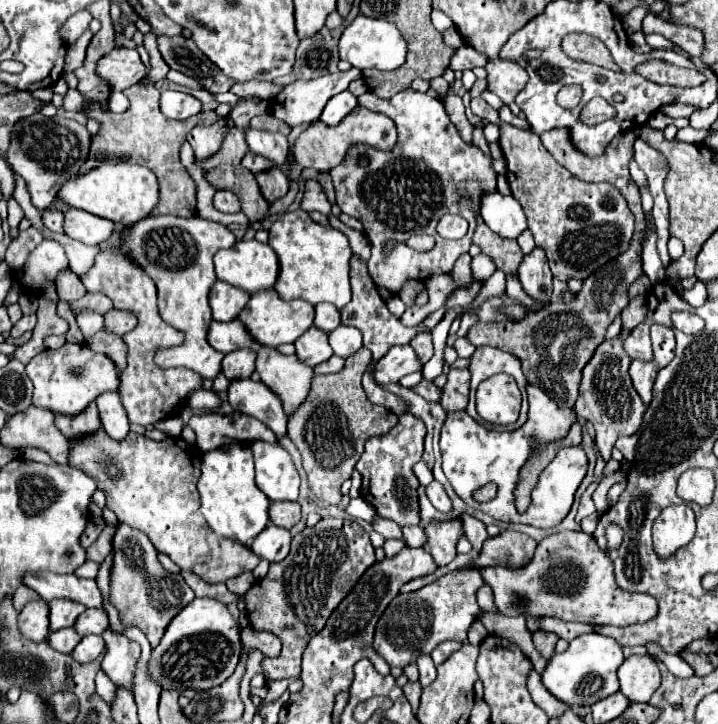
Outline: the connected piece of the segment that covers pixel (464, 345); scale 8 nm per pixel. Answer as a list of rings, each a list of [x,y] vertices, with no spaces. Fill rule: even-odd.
[[[458,337],[458,339],[456,339],[456,343],[454,343],[454,349],[456,349],[458,357],[464,357],[464,359],[468,359],[468,357],[474,353],[474,349],[476,349],[476,347],[472,347],[472,343],[468,343],[468,339],[464,339],[464,337]]]

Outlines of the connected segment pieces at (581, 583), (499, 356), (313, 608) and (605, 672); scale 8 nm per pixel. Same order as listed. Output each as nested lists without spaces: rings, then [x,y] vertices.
[[[560,531],[542,539],[532,561],[520,569],[484,567],[480,569],[480,575],[488,583],[476,593],[480,607],[490,612],[497,612],[498,609],[500,613],[508,611],[504,613],[508,617],[534,615],[590,625],[624,627],[644,623],[658,613],[658,603],[654,597],[646,593],[630,593],[616,585],[612,561],[584,531]]]
[[[478,347],[476,353],[474,353],[472,359],[470,359],[470,367],[468,367],[468,369],[470,369],[470,373],[472,373],[472,381],[470,381],[470,403],[468,403],[468,407],[466,407],[466,413],[468,413],[470,417],[474,417],[478,423],[486,425],[486,423],[480,419],[480,415],[476,413],[476,409],[474,409],[474,393],[476,393],[476,387],[478,387],[480,381],[484,381],[484,379],[488,379],[488,377],[492,377],[492,375],[496,375],[496,373],[508,373],[508,375],[512,375],[512,377],[516,379],[516,383],[518,383],[518,388],[522,395],[522,403],[518,420],[513,424],[500,426],[500,429],[504,431],[514,431],[521,427],[527,420],[529,406],[526,393],[528,381],[526,381],[526,377],[524,377],[522,369],[520,369],[520,361],[518,361],[514,355],[504,353],[504,351],[496,349],[496,347]]]
[[[326,517],[314,527],[306,527],[292,537],[290,555],[280,563],[270,563],[264,579],[256,581],[246,595],[238,599],[246,603],[250,625],[256,631],[274,633],[282,641],[278,657],[264,657],[262,671],[266,681],[298,677],[300,659],[314,633],[324,629],[330,613],[350,593],[360,575],[376,561],[368,533],[352,519]]]
[[[584,633],[570,641],[568,649],[564,653],[554,653],[546,669],[542,671],[542,685],[562,703],[568,707],[590,707],[596,701],[612,695],[618,691],[618,677],[616,669],[624,661],[622,647],[606,635],[600,633]]]

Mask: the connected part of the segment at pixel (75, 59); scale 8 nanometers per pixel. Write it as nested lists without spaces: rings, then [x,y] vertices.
[[[86,31],[74,45],[68,47],[68,53],[66,53],[66,65],[64,65],[66,69],[64,69],[64,73],[74,71],[74,69],[78,69],[78,67],[82,65],[84,55],[86,55],[86,47],[88,47],[90,39],[92,39],[92,33]]]

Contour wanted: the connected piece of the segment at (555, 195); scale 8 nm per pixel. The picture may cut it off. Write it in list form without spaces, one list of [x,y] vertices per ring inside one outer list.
[[[472,99],[472,111],[481,119],[500,125],[500,147],[508,167],[512,195],[520,201],[536,245],[546,249],[550,271],[560,281],[586,279],[608,261],[628,251],[636,219],[624,195],[610,183],[586,183],[562,167],[532,129],[504,123],[484,99]]]

